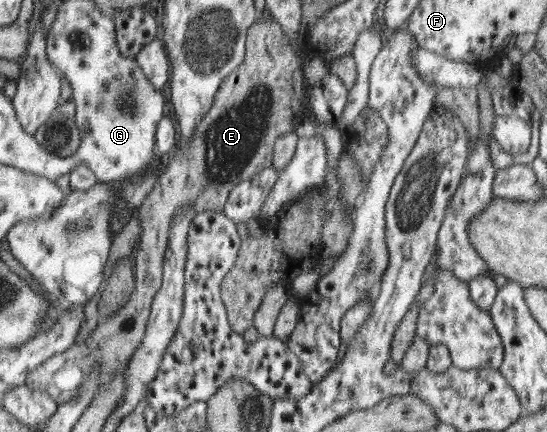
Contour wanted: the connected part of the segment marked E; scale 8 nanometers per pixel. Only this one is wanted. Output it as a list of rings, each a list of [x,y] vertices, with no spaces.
[[[275,17],[268,21],[263,18],[258,20],[248,30],[247,36],[247,56],[244,62],[225,78],[216,93],[215,104],[212,109],[200,120],[196,132],[190,140],[190,144],[181,147],[178,154],[172,160],[165,162],[163,172],[159,174],[159,183],[145,198],[143,205],[139,207],[139,227],[142,229],[139,243],[137,243],[136,262],[136,292],[133,293],[132,300],[117,313],[113,313],[109,318],[103,318],[98,323],[92,335],[80,345],[70,346],[63,353],[57,353],[48,358],[43,365],[39,365],[28,373],[25,384],[33,390],[44,391],[58,404],[71,401],[73,397],[79,397],[81,388],[84,386],[88,374],[93,369],[99,369],[104,376],[104,381],[112,380],[112,376],[127,365],[132,358],[132,354],[141,344],[144,334],[147,332],[148,318],[151,316],[152,303],[155,301],[156,294],[163,285],[164,258],[171,242],[173,218],[181,214],[180,209],[193,206],[196,213],[208,210],[223,210],[227,204],[229,194],[237,185],[247,182],[255,177],[257,173],[265,170],[273,163],[275,157],[276,140],[287,132],[294,132],[297,124],[297,114],[299,112],[299,102],[297,102],[297,88],[299,88],[299,98],[302,98],[302,84],[304,83],[304,73],[301,70],[301,60],[297,58],[296,46],[286,35],[281,24]]]

